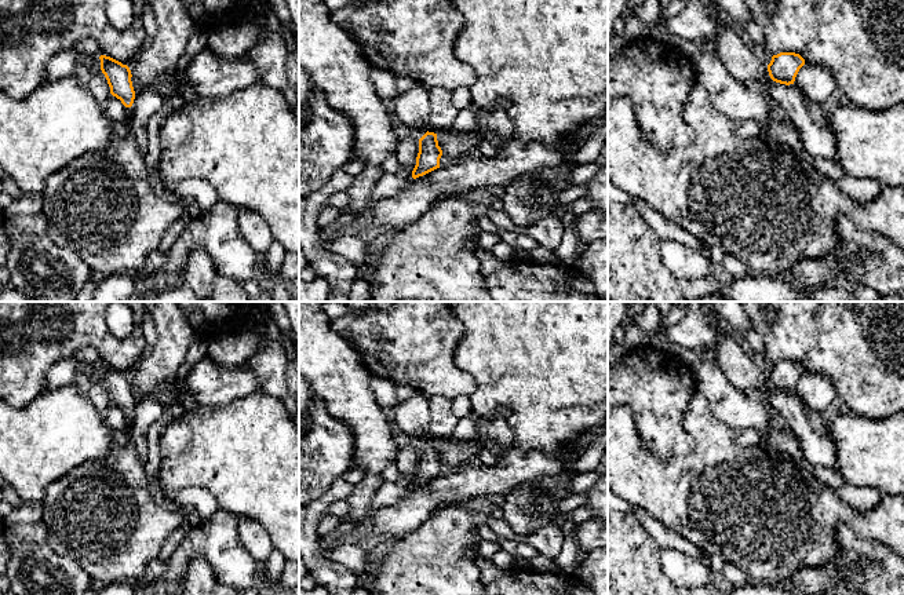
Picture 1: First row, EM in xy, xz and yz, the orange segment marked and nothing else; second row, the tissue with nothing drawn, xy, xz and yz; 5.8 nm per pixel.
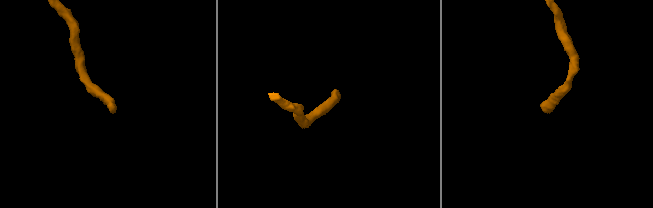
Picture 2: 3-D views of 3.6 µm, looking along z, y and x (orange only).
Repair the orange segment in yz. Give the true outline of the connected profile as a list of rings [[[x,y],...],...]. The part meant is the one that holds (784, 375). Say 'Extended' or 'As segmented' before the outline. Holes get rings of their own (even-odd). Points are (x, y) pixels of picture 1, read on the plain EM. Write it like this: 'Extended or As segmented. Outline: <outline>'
As segmented. Outline: [[[780,361],[772,365],[768,373],[769,384],[780,393],[794,393],[799,377],[805,373],[805,368],[795,361]]]

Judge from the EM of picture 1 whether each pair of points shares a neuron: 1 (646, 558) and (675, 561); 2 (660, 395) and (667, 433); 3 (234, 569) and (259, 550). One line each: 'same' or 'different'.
1: different
2: same
3: different

